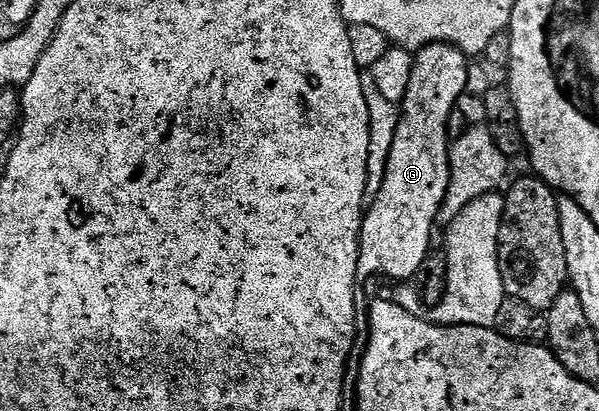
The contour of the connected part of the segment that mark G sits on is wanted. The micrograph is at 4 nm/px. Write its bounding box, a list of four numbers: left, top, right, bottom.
[359,44,469,278]

